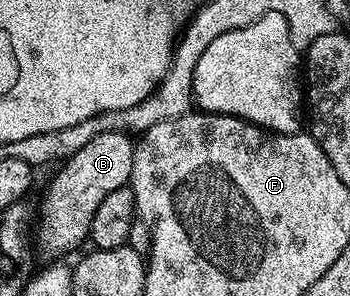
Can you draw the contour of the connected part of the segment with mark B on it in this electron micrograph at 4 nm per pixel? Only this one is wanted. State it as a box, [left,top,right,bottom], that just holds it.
[36,131,135,257]

